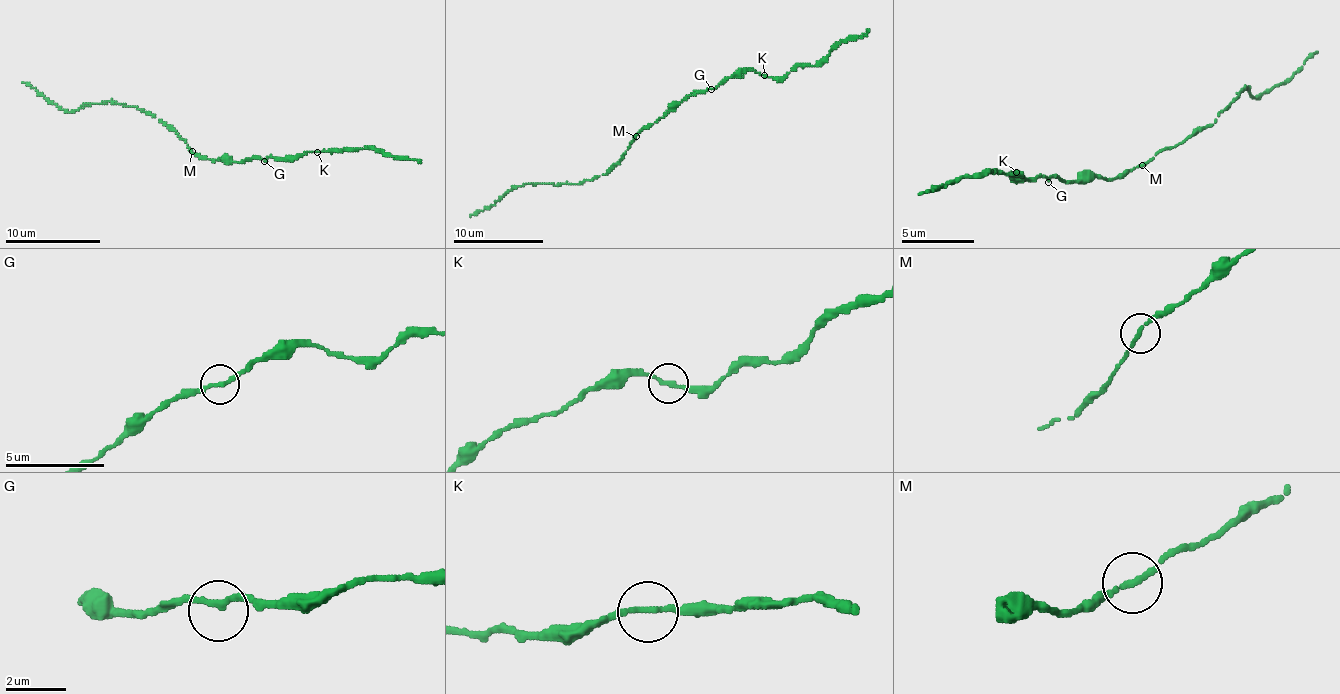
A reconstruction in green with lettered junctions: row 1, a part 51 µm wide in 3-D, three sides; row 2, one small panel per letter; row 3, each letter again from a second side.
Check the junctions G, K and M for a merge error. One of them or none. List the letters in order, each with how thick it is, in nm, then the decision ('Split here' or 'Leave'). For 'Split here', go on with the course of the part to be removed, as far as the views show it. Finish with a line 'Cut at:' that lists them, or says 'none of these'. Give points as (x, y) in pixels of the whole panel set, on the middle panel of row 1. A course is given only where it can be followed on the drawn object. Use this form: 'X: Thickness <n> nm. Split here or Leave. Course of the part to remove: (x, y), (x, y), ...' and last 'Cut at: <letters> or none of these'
G: Thickness 200 nm. Leave
K: Thickness 200 nm. Leave
M: Thickness 200 nm. Leave
Cut at: none of these

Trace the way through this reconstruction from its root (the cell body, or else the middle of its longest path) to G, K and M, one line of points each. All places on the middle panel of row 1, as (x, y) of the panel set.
G: (655, 122), (691, 95), (711, 89)
K: (655, 122), (691, 95), (705, 93), (730, 77), (741, 77), (748, 70), (764, 75)
M: (655, 122), (636, 137)

